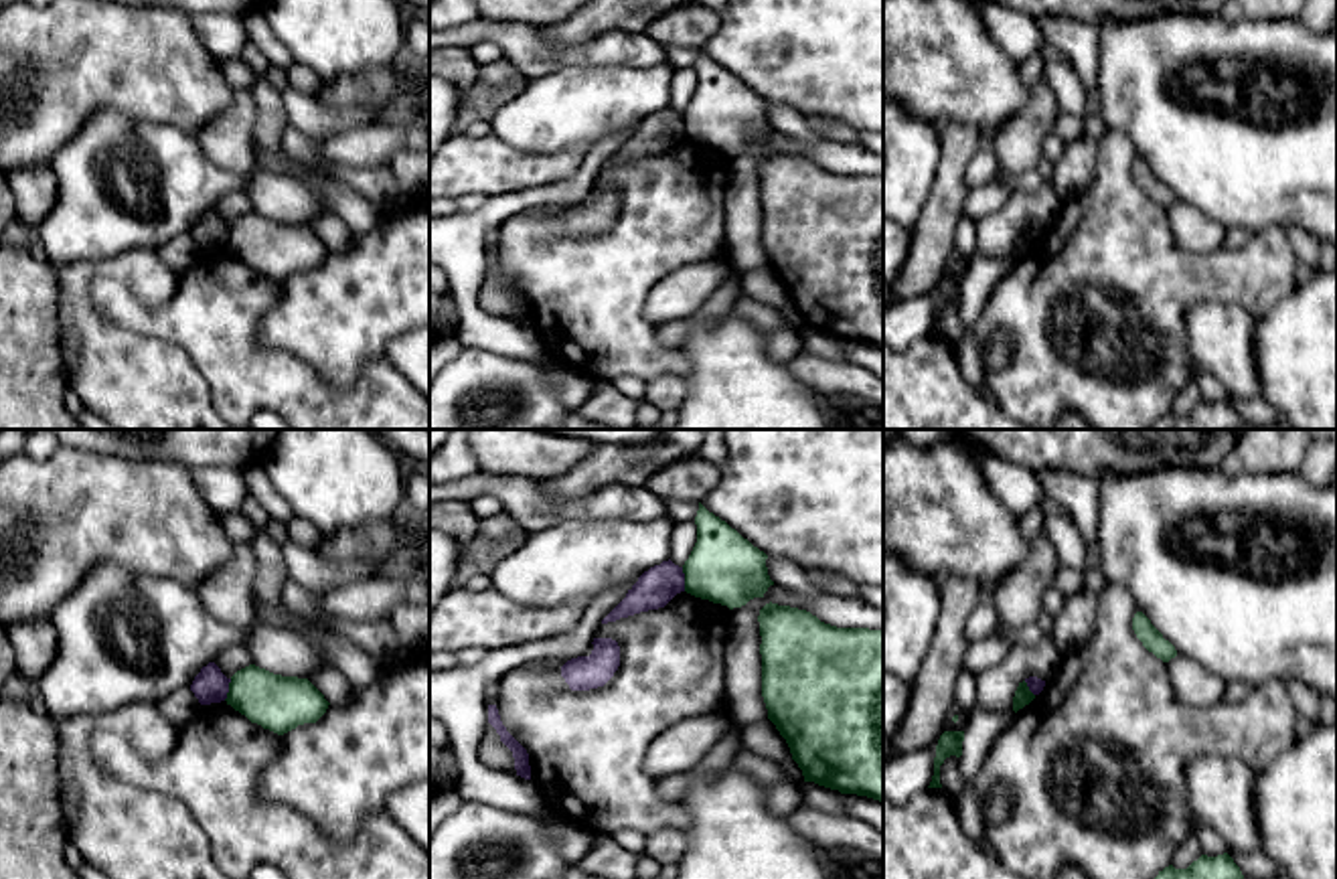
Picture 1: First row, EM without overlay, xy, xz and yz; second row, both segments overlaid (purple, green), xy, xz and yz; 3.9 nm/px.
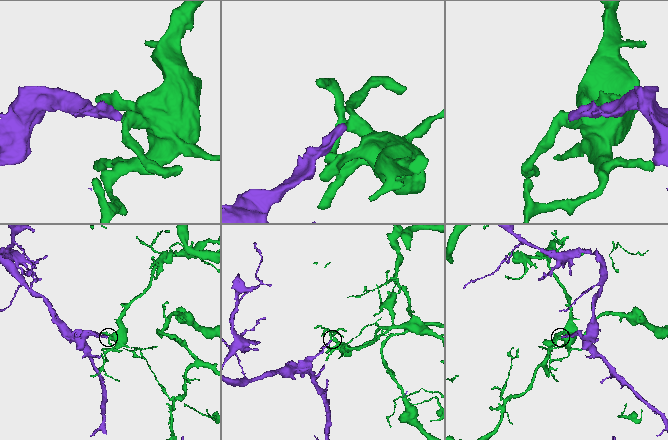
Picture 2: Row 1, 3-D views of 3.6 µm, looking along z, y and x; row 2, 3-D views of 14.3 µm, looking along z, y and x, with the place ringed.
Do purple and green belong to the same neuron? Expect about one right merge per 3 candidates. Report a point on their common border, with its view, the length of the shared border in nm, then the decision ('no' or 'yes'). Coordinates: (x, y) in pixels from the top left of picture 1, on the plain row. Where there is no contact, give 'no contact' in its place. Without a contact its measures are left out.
meets purple in xz at (683, 126); contact 100 nm long; no

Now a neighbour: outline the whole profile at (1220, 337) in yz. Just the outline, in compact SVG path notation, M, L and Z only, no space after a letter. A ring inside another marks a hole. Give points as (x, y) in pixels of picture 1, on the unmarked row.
M1193 304L1185 314L1185 334L1195 377L1213 375L1228 395L1258 399L1254 326L1256 318L1238 304Z

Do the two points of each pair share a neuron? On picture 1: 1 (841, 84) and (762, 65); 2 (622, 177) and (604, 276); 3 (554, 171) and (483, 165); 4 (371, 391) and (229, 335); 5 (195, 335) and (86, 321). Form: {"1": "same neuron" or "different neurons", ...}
{"1": "same neuron", "2": "same neuron", "3": "same neuron", "4": "same neuron", "5": "different neurons"}

